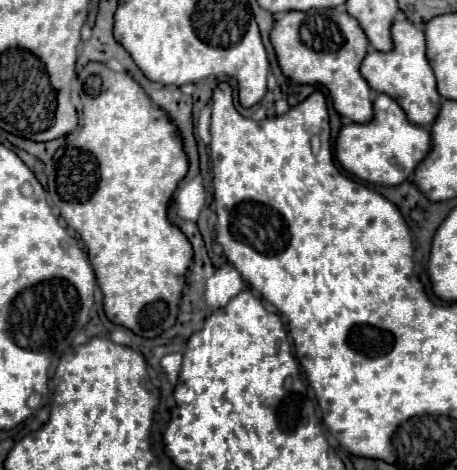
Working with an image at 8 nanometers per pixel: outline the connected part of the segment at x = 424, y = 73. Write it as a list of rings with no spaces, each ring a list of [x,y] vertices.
[[[396,19],[390,27],[392,33],[392,51],[380,53],[370,51],[362,65],[360,73],[368,81],[370,89],[376,93],[386,93],[392,97],[402,111],[406,113],[408,121],[414,125],[428,127],[436,119],[436,113],[440,111],[440,95],[436,91],[436,79],[426,59],[426,43],[424,43],[424,31],[412,25],[408,19]]]

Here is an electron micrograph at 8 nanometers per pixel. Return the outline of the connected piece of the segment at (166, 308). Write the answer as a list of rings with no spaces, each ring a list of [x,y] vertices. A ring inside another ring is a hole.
[[[88,63],[78,73],[78,79],[82,83],[82,129],[66,147],[54,153],[54,169],[50,173],[48,192],[44,190],[44,199],[47,203],[52,197],[68,227],[84,241],[104,295],[106,317],[140,337],[152,339],[176,323],[184,275],[192,259],[190,241],[166,217],[168,201],[188,171],[188,159],[172,119],[150,103],[144,89],[128,73],[112,71],[104,63]]]

